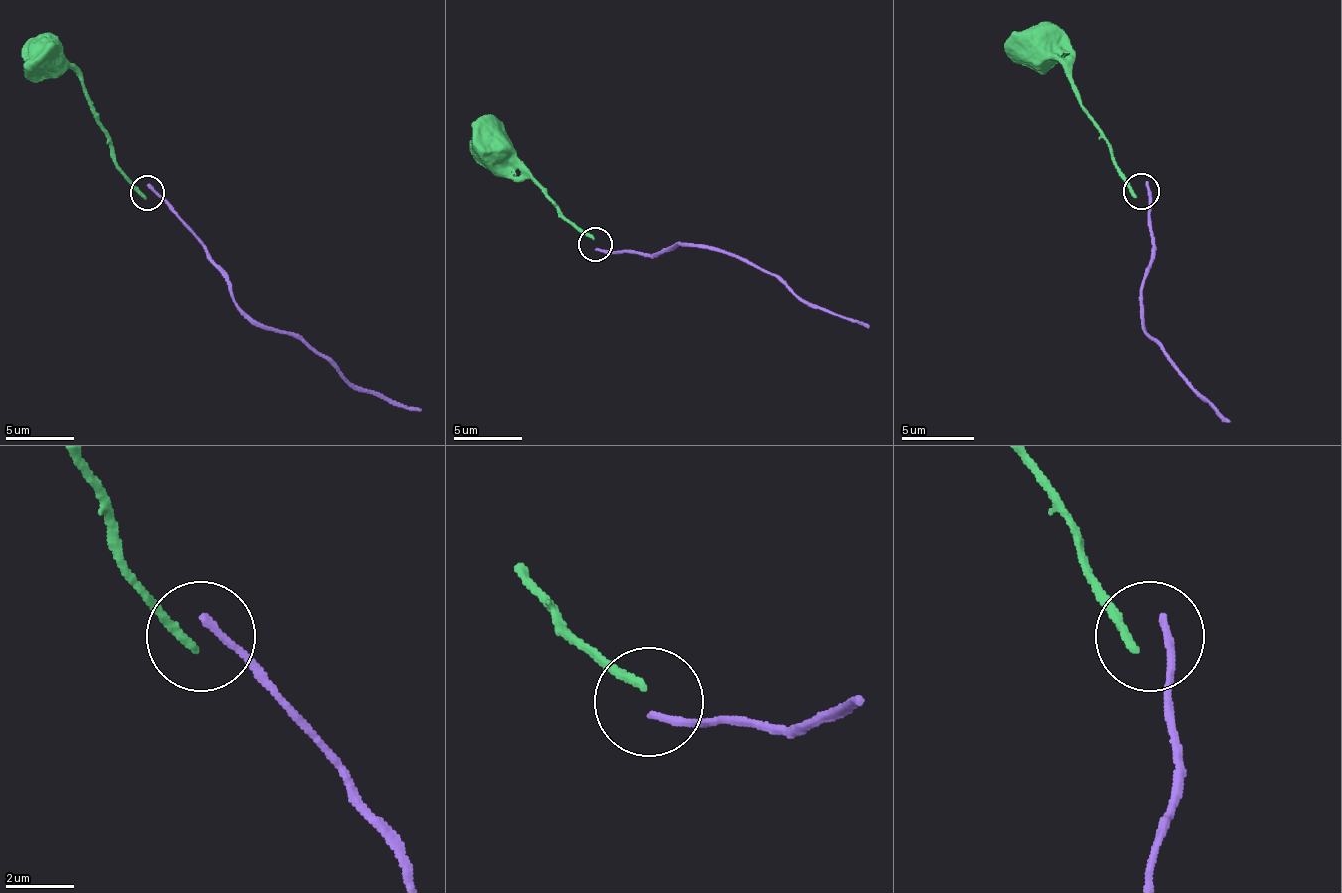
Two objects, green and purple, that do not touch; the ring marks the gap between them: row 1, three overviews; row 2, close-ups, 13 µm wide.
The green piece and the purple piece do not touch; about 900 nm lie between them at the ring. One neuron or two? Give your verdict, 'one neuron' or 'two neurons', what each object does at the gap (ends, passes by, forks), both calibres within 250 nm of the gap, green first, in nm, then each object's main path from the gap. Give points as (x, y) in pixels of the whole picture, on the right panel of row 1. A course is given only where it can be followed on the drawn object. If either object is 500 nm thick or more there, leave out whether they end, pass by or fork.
one neuron; green ends there; purple ends there; 280 nm thick on the green side, 260 nm on the other; green runs (1137, 194), (1112, 162), (1105, 133), (1072, 82), (1072, 60), (1054, 42), (1043, 42); purple runs (1145, 187), (1152, 267), (1141, 281), (1141, 325), (1159, 343), (1174, 368), (1228, 422)

